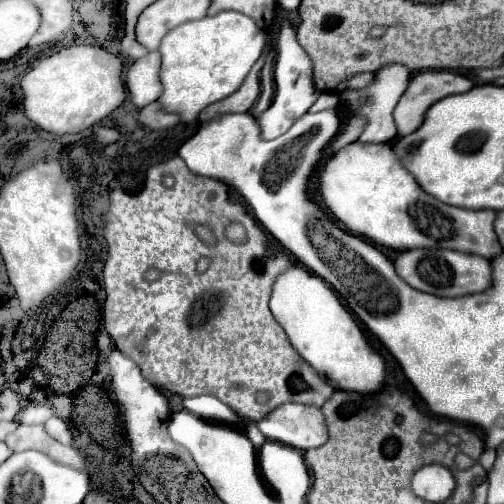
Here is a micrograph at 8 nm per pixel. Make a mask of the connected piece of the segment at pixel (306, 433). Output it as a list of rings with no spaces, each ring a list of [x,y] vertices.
[[[282,404],[258,420],[258,430],[268,440],[278,440],[298,450],[318,448],[328,440],[326,420],[320,408],[308,404]]]

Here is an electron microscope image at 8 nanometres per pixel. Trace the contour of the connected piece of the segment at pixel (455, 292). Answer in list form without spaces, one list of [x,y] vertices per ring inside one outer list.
[[[416,248],[416,252],[402,252],[394,264],[398,276],[412,288],[440,298],[458,298],[466,294],[476,294],[492,286],[492,264],[482,256],[464,256],[462,252],[448,252],[436,248]]]

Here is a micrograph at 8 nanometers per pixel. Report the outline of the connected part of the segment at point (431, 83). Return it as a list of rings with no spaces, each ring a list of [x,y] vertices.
[[[428,70],[414,76],[394,112],[398,134],[408,136],[416,132],[420,124],[424,124],[424,116],[432,104],[446,96],[468,92],[472,90],[472,86],[474,82],[470,78],[456,72]]]

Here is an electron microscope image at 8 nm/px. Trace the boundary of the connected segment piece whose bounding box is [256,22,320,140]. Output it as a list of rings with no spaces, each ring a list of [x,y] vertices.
[[[288,22],[282,24],[280,38],[278,38],[278,62],[276,62],[276,70],[274,70],[274,80],[276,80],[274,102],[266,112],[262,112],[256,118],[264,140],[274,140],[274,138],[282,136],[284,132],[288,132],[290,126],[310,110],[310,106],[318,100],[318,94],[320,94],[314,86],[312,62],[308,60],[308,54],[296,42],[296,32],[292,30],[292,26]]]

